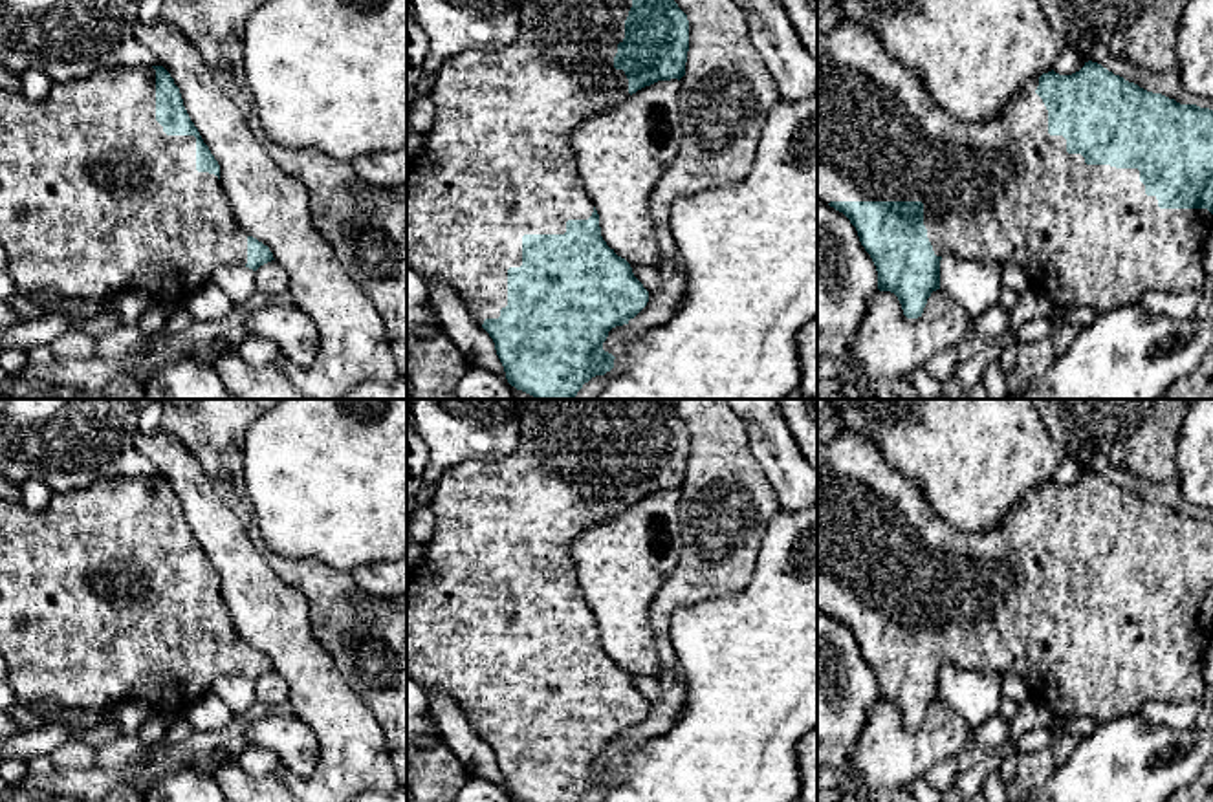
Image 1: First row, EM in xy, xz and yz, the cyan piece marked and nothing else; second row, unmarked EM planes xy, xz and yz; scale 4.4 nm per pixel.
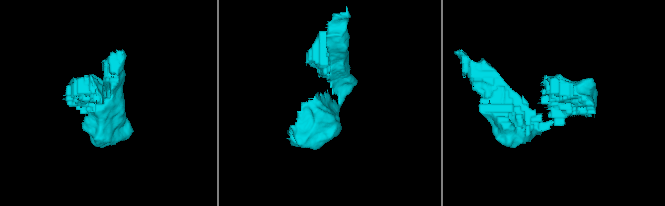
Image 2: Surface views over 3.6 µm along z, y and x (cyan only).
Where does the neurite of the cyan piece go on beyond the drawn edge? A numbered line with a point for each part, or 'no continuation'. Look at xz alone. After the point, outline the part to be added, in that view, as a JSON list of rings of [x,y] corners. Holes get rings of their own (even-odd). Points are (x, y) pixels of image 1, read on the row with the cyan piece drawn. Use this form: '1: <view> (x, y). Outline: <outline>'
1: xz (499, 163). Outline: [[[517,0],[519,31],[517,38],[498,49],[480,49],[447,59],[436,71],[431,99],[436,106],[436,123],[425,134],[427,143],[420,154],[407,161],[407,264],[427,282],[451,286],[464,300],[478,326],[486,319],[498,319],[508,306],[508,269],[522,266],[524,234],[564,234],[568,220],[588,220],[594,203],[588,198],[574,154],[574,132],[592,114],[614,108],[628,93],[628,79],[623,70],[614,68],[617,44],[625,38],[625,20],[632,0]]]

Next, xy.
1: xy (96, 200). Outline: [[[154,68],[101,70],[70,82],[53,82],[38,101],[27,99],[22,92],[0,90],[0,245],[7,255],[5,276],[20,291],[48,289],[59,297],[99,302],[139,289],[154,300],[181,304],[205,286],[216,269],[247,264],[247,233],[238,225],[218,176],[196,170],[196,137],[167,135],[156,121]]]

